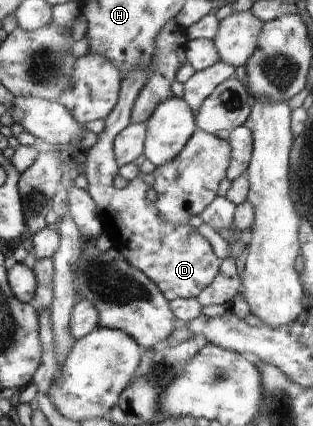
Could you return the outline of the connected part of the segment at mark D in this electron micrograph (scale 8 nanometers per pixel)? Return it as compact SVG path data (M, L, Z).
M147 67L139 69L139 71L131 71L127 75L127 79L123 80L119 103L116 104L111 115L104 118L106 125L103 133L99 133L96 143L85 151L84 173L87 175L87 181L89 181L89 187L86 190L90 193L93 201L95 201L95 205L97 205L97 211L99 211L102 223L102 233L105 233L111 239L112 247L120 251L129 265L137 267L155 285L158 285L161 293L168 298L168 301L181 298L196 298L216 279L222 264L222 260L215 255L207 238L201 235L197 228L191 226L191 224L173 225L173 223L165 221L165 218L161 217L160 210L157 209L155 202L147 200L145 193L152 186L147 185L141 177L129 181L129 184L123 189L117 189L113 186L113 179L119 172L115 156L115 139L132 122L133 104L136 103L136 97L147 81L147 75L149 75Z

